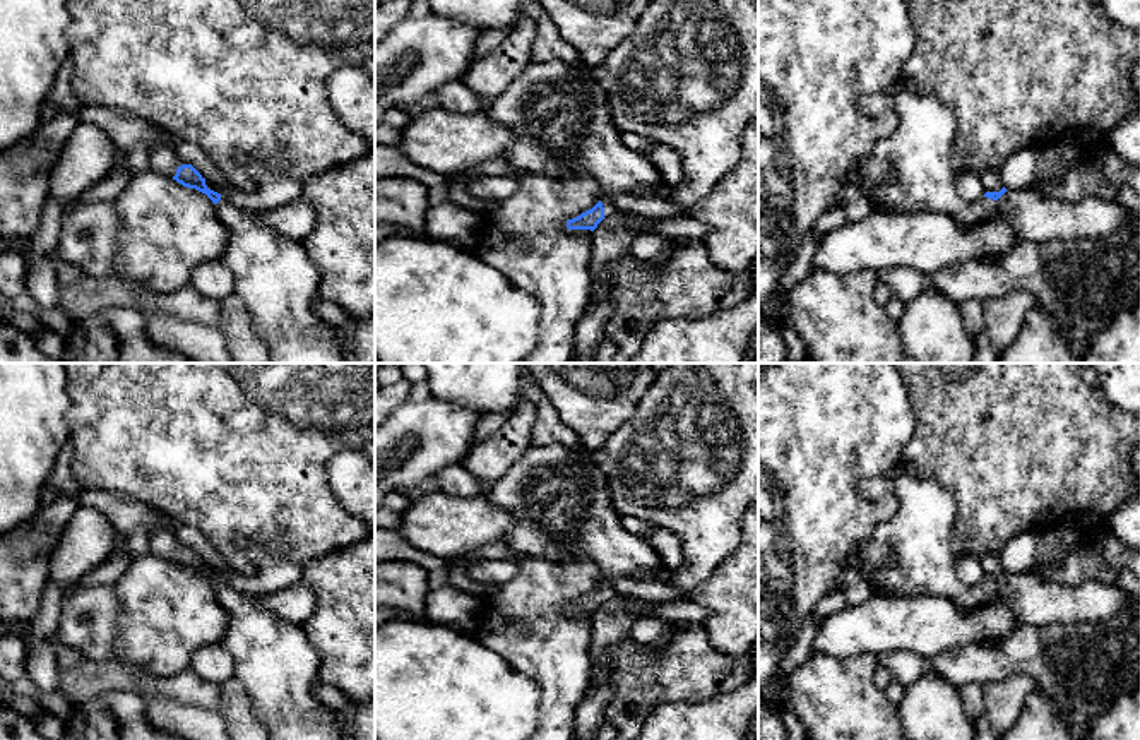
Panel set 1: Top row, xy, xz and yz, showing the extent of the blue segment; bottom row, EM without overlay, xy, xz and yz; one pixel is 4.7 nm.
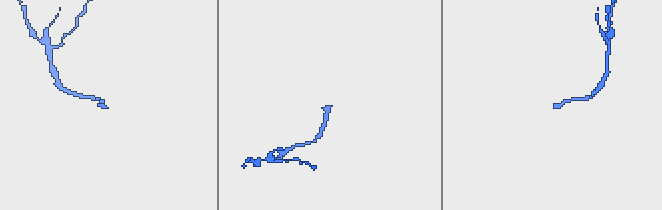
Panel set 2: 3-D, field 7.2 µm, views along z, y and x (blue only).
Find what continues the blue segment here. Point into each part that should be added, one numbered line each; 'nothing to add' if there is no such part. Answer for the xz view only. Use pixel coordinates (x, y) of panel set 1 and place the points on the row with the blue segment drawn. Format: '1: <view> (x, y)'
1: xz (560, 119)

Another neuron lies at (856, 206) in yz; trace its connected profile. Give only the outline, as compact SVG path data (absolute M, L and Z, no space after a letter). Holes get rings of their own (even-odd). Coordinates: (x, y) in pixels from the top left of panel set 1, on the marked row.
M851 176L842 180L837 207L844 212L847 223L863 221L876 211L859 182Z

